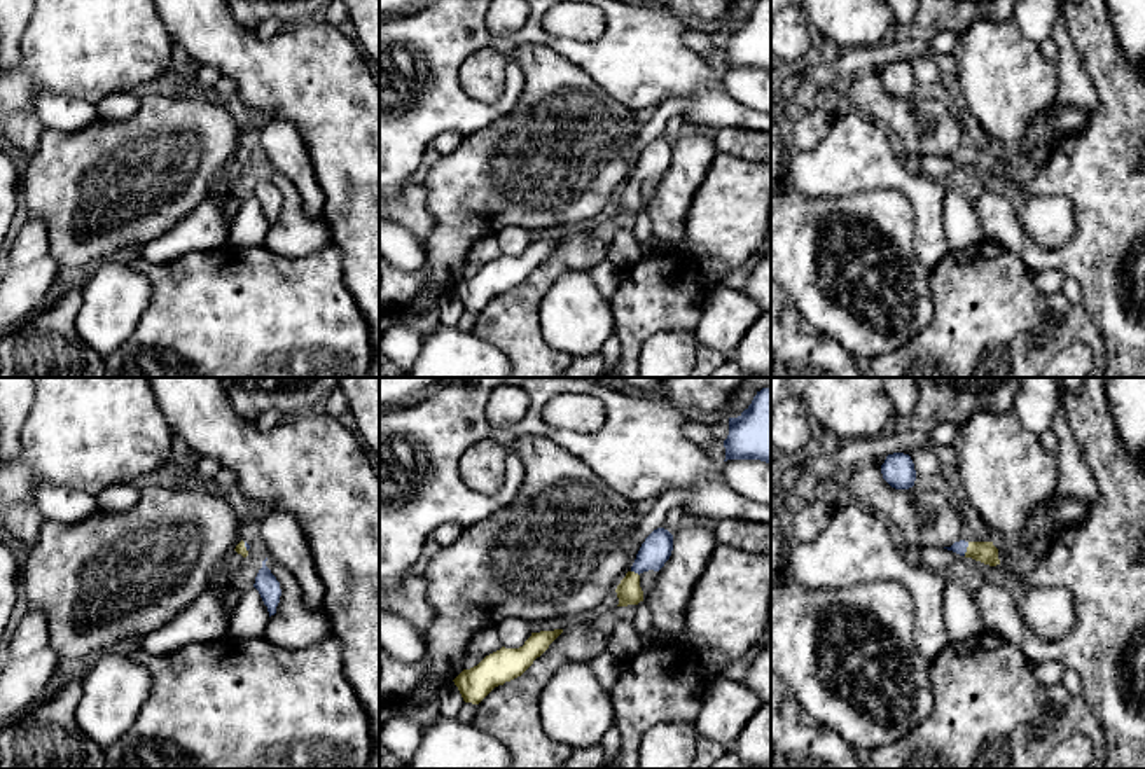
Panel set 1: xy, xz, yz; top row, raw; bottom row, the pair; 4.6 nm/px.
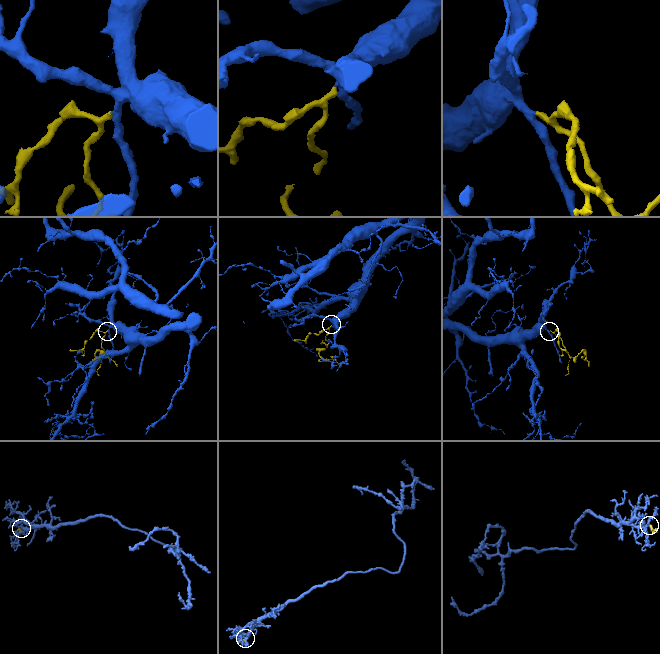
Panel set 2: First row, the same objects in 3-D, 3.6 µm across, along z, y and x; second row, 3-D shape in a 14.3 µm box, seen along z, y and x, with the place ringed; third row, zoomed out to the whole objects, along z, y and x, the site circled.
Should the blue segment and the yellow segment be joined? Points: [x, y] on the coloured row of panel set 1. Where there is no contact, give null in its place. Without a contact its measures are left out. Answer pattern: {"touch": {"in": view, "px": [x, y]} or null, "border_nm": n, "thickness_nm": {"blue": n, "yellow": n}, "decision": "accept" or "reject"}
{"touch": {"in": "yz", "px": [965, 549]}, "border_nm": 70, "thickness_nm": {"blue": 60, "yellow": 100}, "decision": "accept"}

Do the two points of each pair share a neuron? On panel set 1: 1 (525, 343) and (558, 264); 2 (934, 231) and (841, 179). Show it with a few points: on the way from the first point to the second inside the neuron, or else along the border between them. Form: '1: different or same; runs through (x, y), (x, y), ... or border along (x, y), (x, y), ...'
1: same; runs through (525, 324), (525, 299), (539, 284)
2: same; runs through (925, 203), (897, 177), (869, 177)

